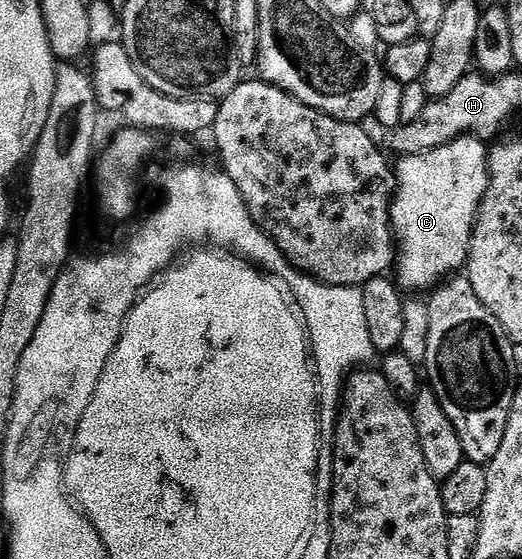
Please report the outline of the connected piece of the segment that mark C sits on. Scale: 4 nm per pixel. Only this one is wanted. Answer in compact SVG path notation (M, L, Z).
M459 136L451 144L424 154L401 157L397 162L394 201L390 207L390 226L396 233L396 280L407 293L422 294L418 292L433 289L439 282L466 267L474 220L490 185L488 148L476 136Z

